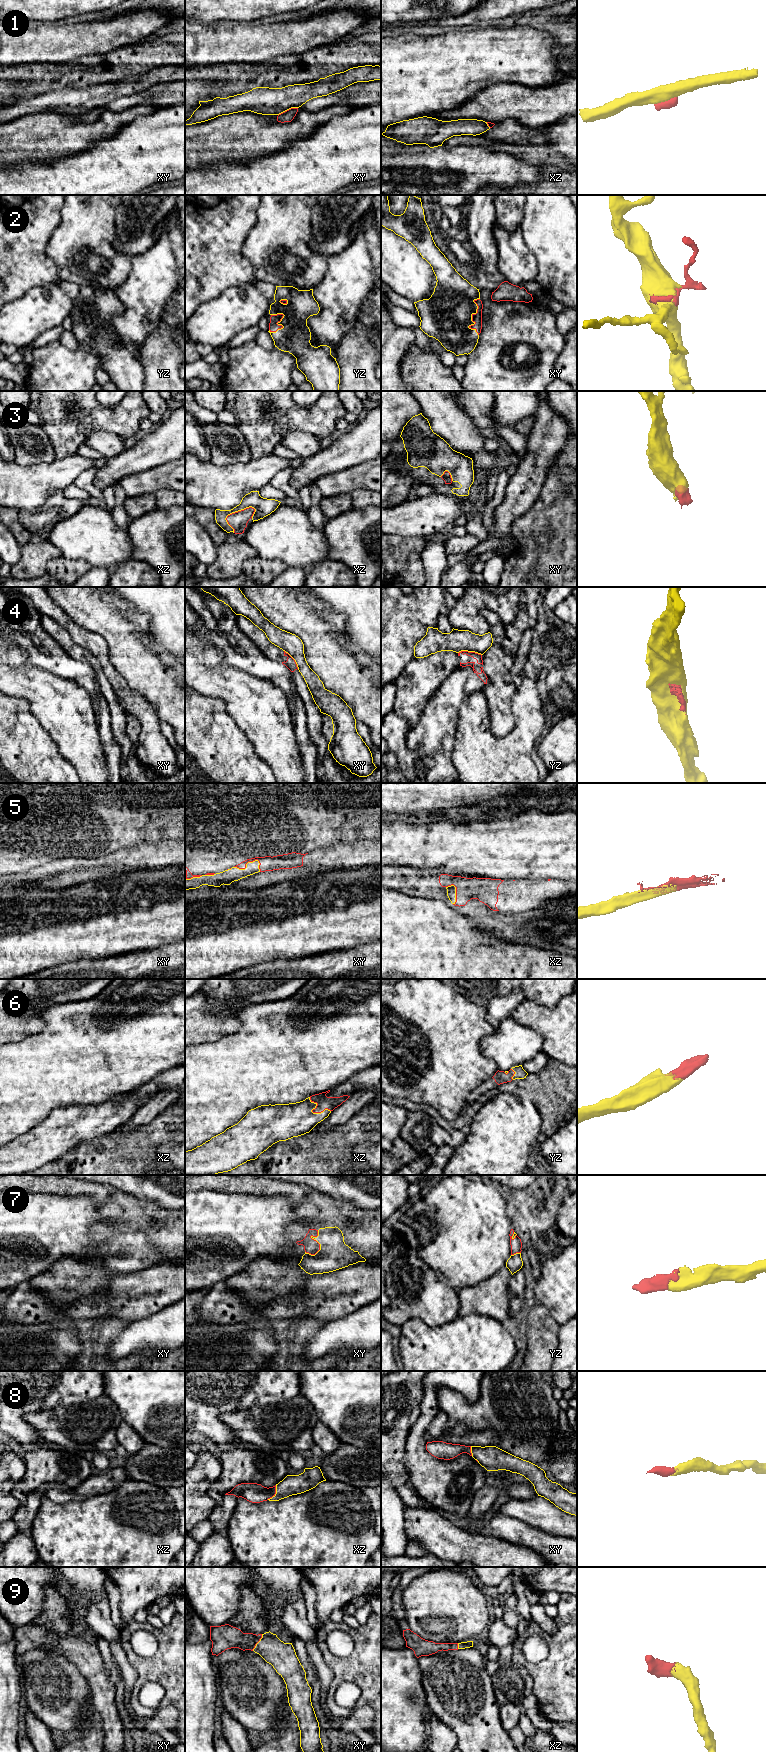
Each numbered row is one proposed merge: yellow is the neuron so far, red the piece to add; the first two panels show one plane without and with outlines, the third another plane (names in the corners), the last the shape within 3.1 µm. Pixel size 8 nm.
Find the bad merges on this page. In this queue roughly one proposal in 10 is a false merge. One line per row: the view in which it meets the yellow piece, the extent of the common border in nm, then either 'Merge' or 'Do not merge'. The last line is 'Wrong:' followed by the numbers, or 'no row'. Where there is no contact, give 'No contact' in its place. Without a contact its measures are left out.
1: Touches yellow in xy. Shared border 170 nm. Do not merge
2: Touches yellow in xy. Shared border 300 nm. Merge
3: Touches yellow in xz. Shared border 260 nm. Merge
4: Touches yellow in yz. Shared border 190 nm. Do not merge
5: Touches yellow in xy. Shared border 220 nm. Merge
6: Touches yellow in xz. Shared border 200 nm. Merge
7: Touches yellow in xy. Shared border 220 nm. Merge
8: Touches yellow in xz. Shared border 140 nm. Merge
9: Touches yellow in xy. Shared border 160 nm. Merge
Wrong: 1, 4

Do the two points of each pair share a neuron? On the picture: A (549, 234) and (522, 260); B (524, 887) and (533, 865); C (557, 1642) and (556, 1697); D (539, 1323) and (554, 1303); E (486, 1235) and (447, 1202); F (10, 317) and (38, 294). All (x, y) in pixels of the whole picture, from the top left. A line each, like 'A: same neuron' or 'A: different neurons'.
A: different neurons
B: different neurons
C: same neuron
D: different neurons
E: same neuron
F: same neuron

